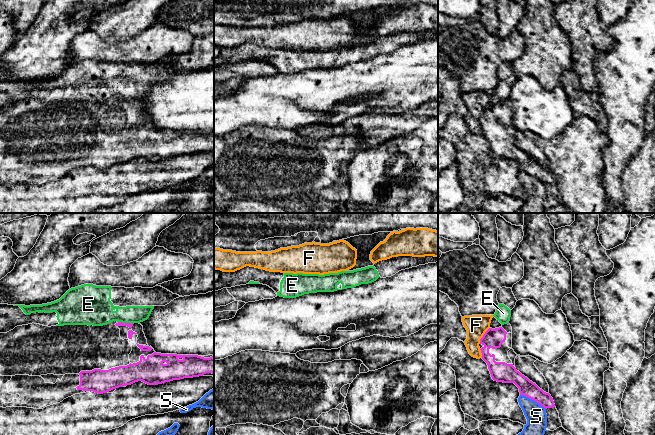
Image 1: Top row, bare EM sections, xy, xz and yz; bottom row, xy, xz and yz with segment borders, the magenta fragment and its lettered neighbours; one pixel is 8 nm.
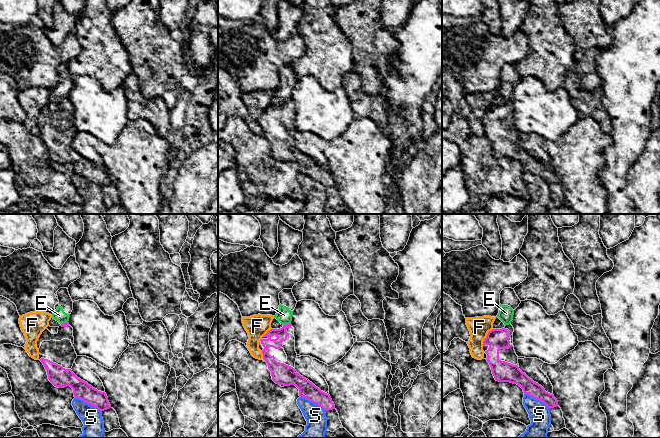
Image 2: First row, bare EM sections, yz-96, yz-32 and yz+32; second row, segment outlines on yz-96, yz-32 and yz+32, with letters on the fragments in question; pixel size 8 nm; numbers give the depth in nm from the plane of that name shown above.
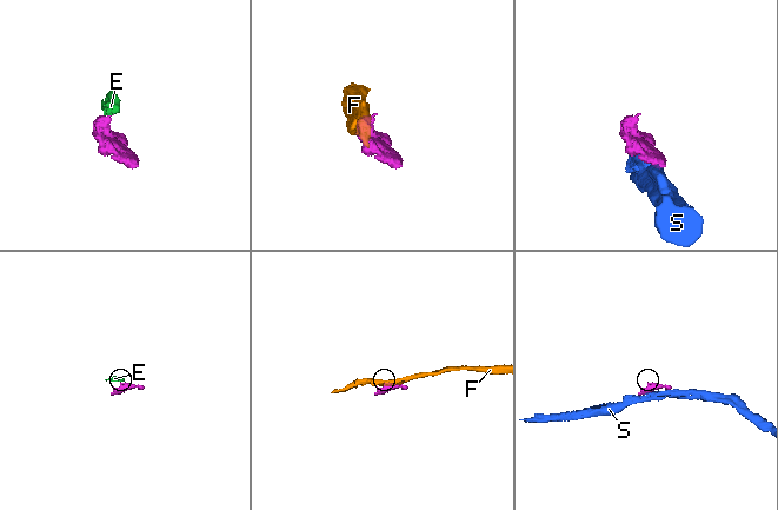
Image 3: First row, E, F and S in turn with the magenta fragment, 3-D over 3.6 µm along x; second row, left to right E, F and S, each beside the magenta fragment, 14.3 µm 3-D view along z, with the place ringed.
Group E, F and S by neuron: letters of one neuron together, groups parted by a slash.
E / F / S

